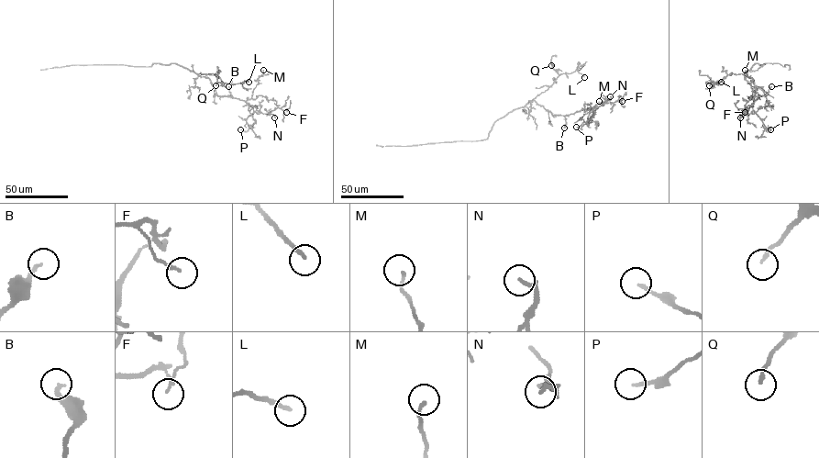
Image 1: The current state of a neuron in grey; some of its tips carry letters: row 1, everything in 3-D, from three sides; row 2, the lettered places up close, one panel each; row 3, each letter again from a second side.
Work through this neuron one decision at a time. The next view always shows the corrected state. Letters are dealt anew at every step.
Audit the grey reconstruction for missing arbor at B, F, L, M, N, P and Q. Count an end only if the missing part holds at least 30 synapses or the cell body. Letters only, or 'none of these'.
B, L, Q

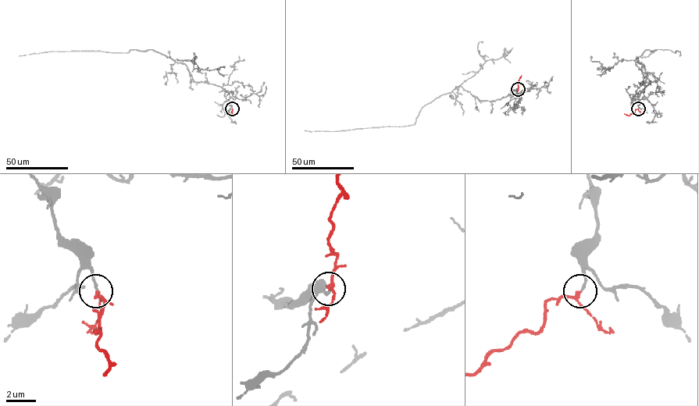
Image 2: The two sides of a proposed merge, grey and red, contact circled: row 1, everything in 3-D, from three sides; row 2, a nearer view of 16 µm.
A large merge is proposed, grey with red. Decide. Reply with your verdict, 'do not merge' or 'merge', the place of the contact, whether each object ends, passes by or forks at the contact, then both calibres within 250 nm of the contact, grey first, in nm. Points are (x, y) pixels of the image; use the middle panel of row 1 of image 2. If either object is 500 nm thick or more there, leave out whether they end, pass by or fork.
merge | (518, 89) | grey ends | red passes by | 140/170 nm

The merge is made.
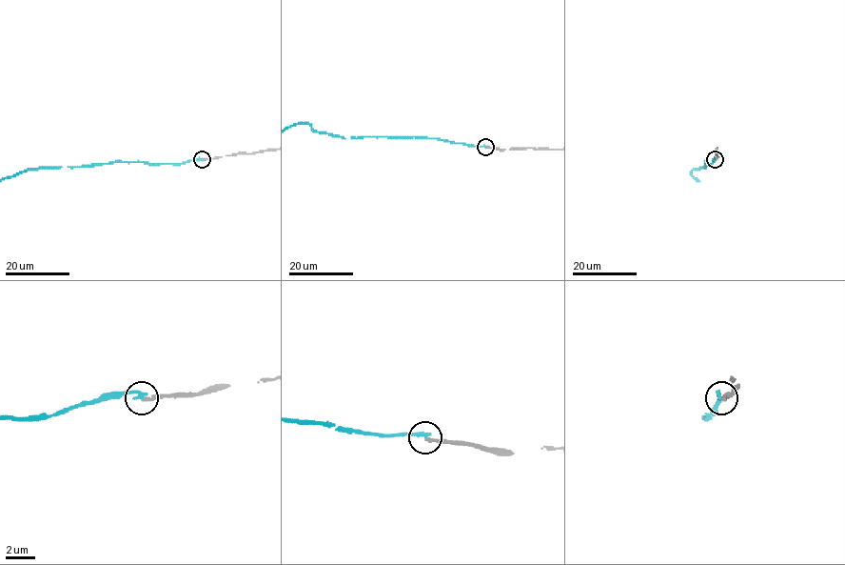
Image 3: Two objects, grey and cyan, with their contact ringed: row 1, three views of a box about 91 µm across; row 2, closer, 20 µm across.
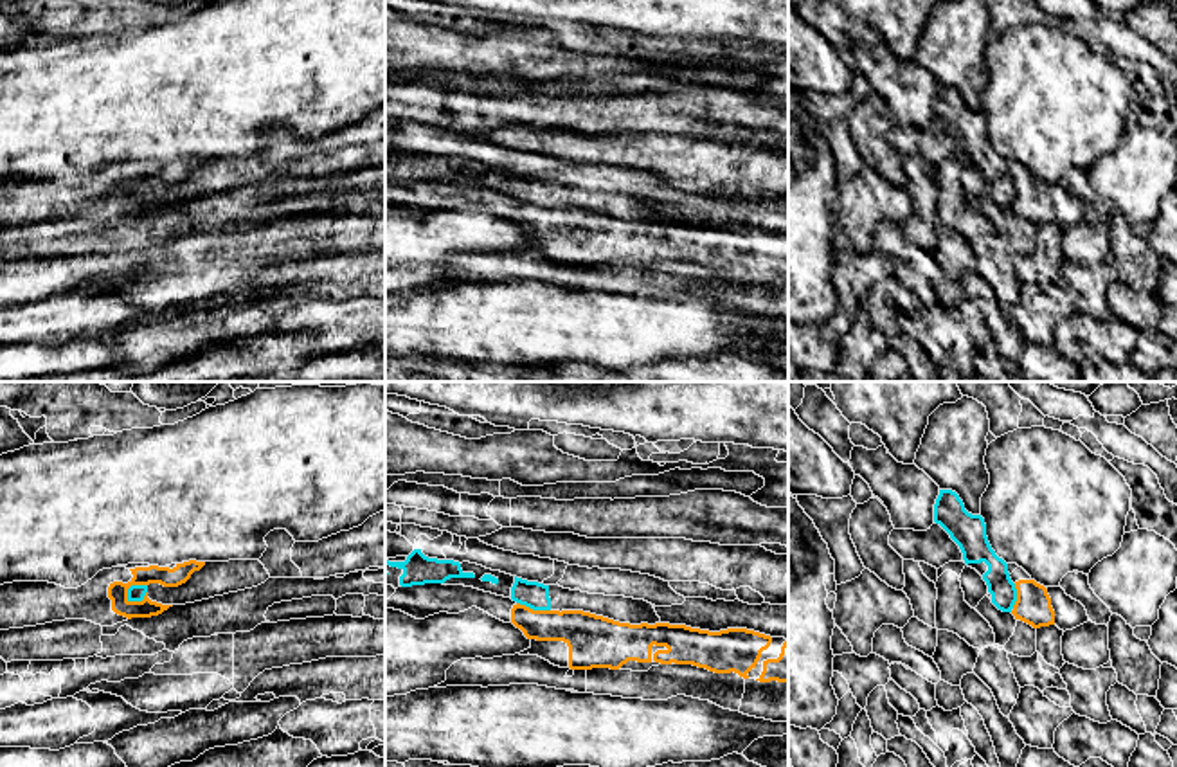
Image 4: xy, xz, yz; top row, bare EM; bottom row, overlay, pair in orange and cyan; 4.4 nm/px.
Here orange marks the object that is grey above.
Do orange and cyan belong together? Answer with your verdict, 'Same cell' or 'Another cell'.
Another cell

